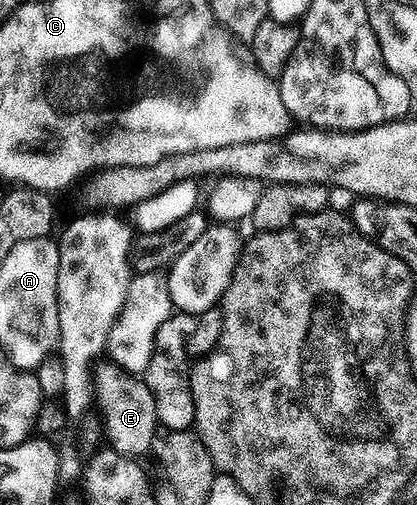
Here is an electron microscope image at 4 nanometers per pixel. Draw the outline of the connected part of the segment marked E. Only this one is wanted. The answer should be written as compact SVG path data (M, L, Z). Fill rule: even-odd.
M104 359L92 370L92 396L103 421L107 444L127 457L143 458L143 453L157 440L156 408L150 387L137 374L128 373L111 359Z

